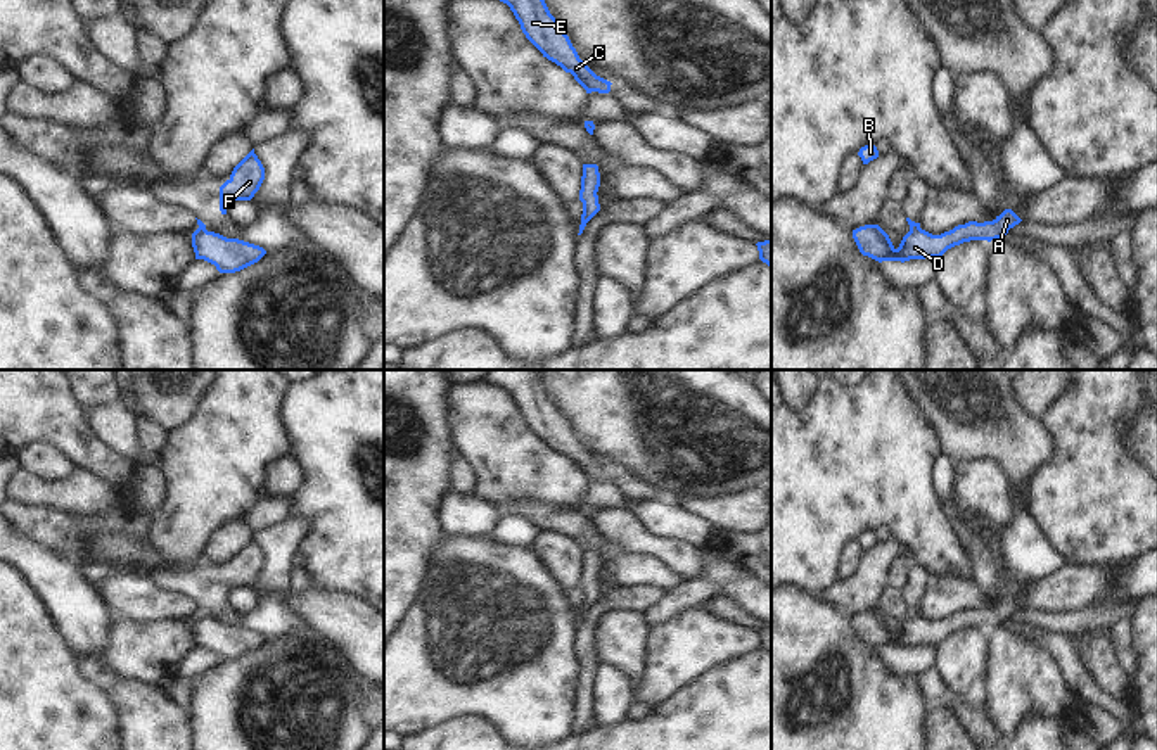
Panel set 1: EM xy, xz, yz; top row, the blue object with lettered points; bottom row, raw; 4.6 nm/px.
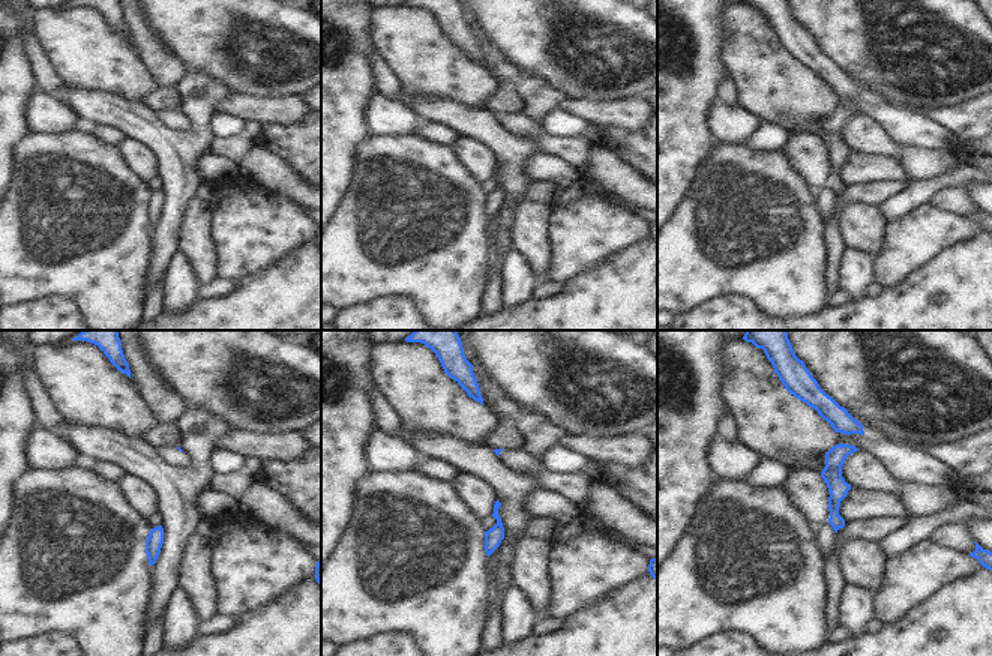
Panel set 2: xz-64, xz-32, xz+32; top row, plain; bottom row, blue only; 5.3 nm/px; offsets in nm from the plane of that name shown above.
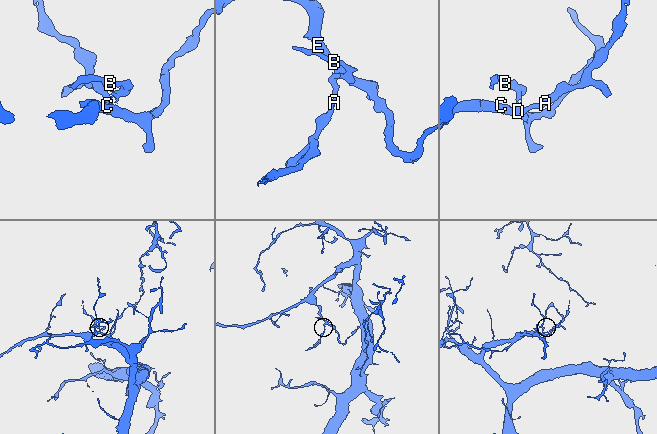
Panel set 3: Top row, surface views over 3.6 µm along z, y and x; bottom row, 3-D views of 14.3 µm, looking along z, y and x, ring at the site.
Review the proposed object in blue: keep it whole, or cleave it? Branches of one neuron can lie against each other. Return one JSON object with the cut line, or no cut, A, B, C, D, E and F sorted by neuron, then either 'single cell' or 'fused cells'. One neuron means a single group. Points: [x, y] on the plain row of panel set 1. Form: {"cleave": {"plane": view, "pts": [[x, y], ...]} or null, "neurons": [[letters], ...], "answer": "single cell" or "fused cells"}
{"cleave": {"plane": "xz", "pts": [[590, 508], [588, 519]]}, "neurons": [["A", "C", "D", "E"], ["B", "F"]], "answer": "fused cells"}

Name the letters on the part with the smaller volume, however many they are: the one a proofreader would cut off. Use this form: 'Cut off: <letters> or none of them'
Cut off: B, F

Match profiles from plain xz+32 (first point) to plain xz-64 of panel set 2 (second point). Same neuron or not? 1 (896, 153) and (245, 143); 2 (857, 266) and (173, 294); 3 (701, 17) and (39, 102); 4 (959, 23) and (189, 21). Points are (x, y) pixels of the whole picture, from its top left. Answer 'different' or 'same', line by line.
1: same
2: same
3: different
4: same

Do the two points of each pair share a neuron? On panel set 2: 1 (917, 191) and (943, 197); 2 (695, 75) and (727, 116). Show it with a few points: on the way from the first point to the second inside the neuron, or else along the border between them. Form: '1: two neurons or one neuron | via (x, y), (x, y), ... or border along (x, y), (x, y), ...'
1: two neurons | border along (961, 185), (941, 188), (928, 200)
2: two neurons | border along (716, 101), (707, 116), (709, 135)

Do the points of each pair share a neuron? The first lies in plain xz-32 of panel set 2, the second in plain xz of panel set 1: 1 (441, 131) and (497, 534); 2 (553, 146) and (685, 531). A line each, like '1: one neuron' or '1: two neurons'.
1: one neuron
2: two neurons

